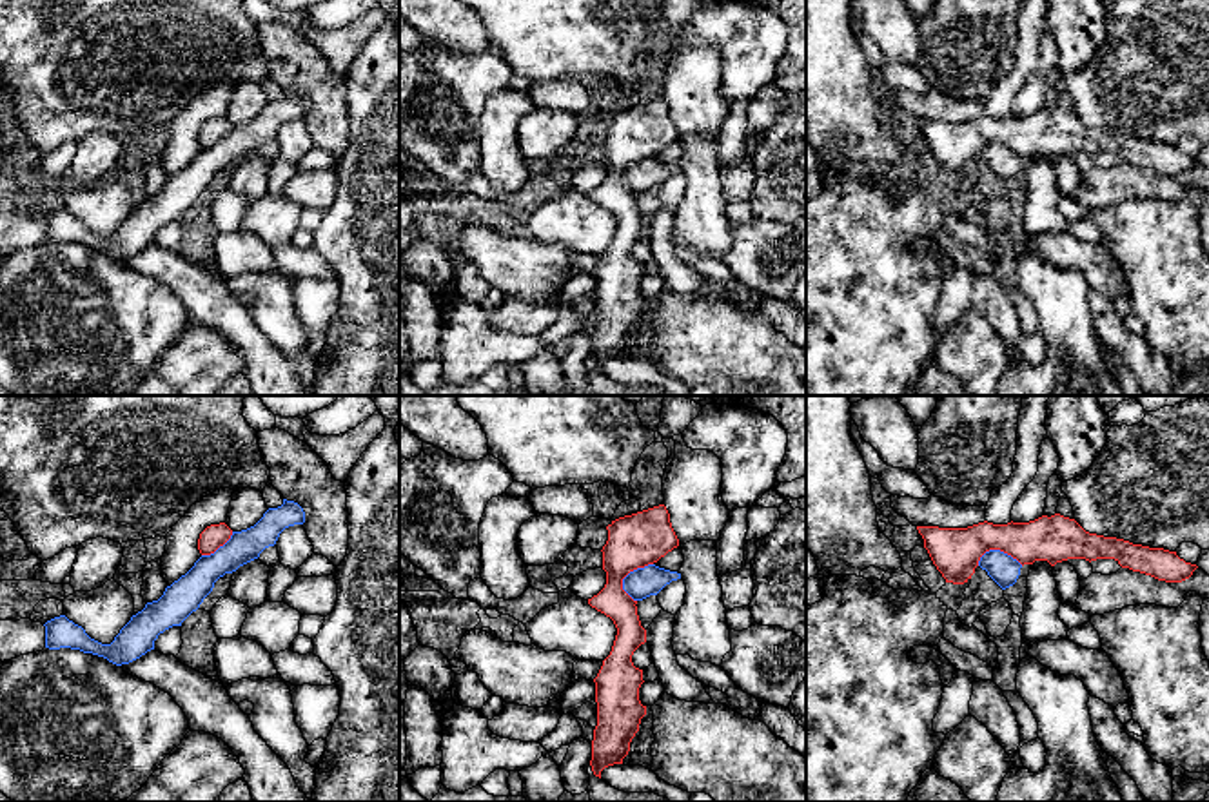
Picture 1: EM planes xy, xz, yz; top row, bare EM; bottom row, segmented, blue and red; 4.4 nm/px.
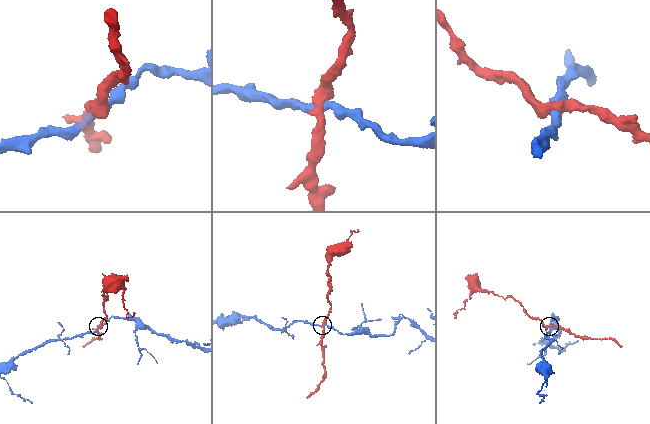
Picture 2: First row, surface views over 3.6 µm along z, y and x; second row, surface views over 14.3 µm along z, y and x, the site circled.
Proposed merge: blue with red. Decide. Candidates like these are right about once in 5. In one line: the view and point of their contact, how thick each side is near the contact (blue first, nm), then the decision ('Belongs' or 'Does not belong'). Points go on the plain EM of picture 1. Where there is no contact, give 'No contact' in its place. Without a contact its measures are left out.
Touches blue at xz (627, 169). Thickness 140 nm (blue) against 240 nm. Does not belong

